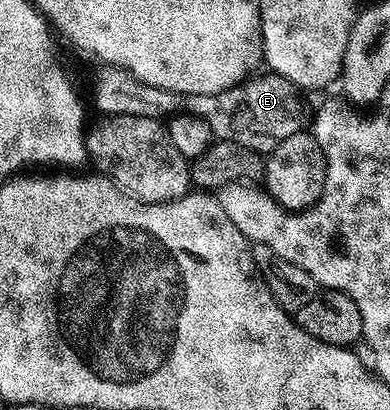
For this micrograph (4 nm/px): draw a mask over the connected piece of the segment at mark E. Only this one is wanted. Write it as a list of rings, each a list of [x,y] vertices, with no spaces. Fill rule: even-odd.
[[[106,65],[98,73],[98,93],[103,99],[101,112],[106,115],[128,113],[133,117],[164,119],[182,110],[191,116],[204,118],[217,140],[235,141],[240,143],[240,147],[269,155],[277,145],[284,143],[284,139],[288,139],[288,135],[296,135],[307,128],[306,105],[302,102],[303,94],[298,86],[278,73],[266,71],[263,74],[263,77],[251,76],[219,93],[183,95],[152,87],[128,71],[117,69],[115,65]]]

